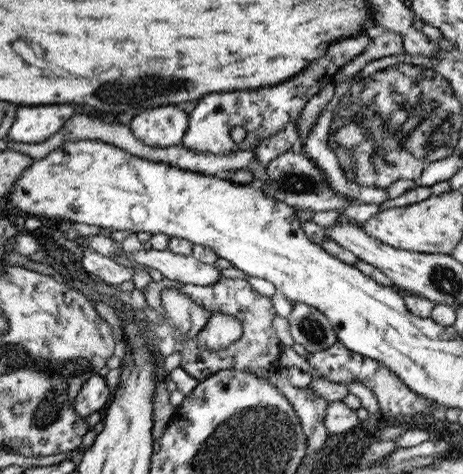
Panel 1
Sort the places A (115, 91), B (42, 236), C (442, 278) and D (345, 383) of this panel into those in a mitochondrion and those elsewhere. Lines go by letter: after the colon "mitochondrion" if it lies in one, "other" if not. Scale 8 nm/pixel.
A: mitochondrion
B: other
C: mitochondrion
D: other

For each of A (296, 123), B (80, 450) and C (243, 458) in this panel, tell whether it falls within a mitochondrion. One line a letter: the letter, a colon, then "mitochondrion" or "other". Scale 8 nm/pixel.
A: other
B: other
C: mitochondrion

